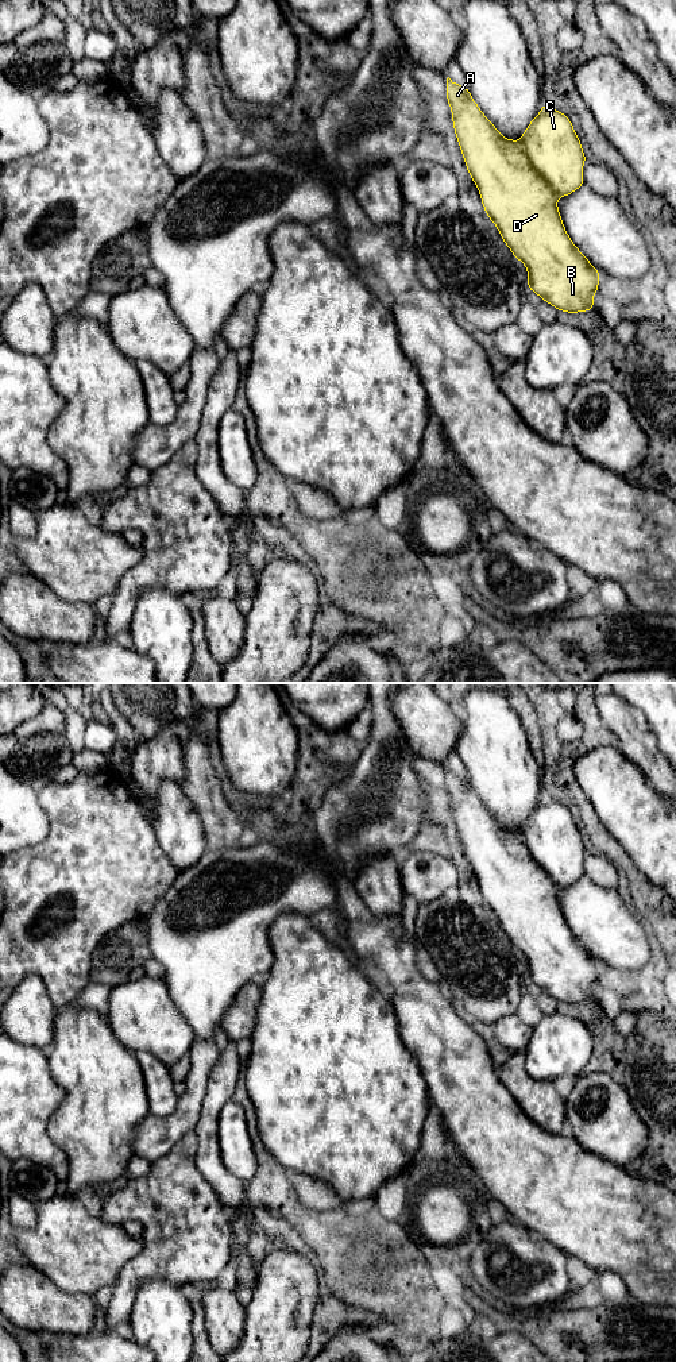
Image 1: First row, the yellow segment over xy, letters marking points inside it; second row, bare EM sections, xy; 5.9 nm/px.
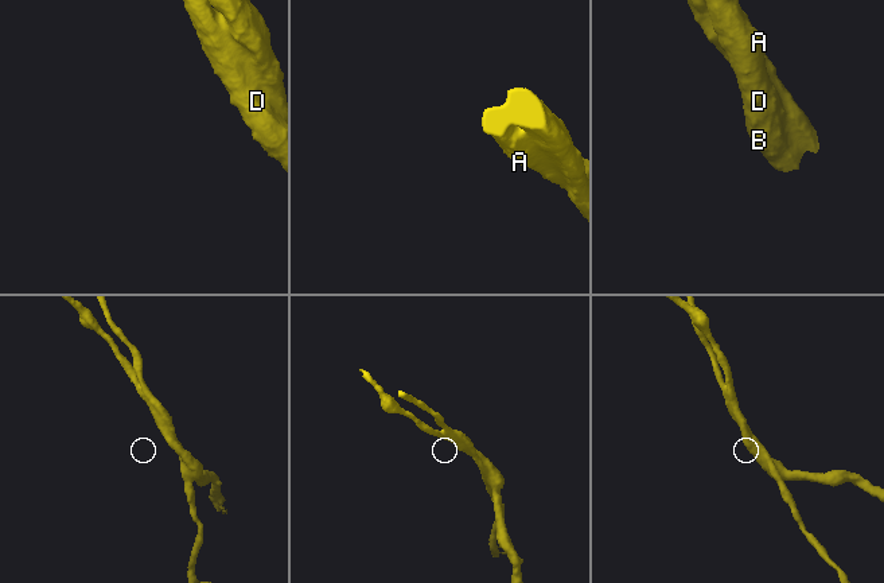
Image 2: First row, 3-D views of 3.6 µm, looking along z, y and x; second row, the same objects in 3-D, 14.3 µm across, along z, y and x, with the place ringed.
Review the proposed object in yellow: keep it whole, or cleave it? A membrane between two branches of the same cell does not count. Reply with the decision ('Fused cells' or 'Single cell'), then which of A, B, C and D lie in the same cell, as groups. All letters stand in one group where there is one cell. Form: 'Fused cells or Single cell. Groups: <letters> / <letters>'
Fused cells. Groups: A B D / C

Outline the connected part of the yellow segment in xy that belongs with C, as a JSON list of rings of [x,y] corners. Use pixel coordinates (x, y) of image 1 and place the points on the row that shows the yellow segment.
[[[542,103],[519,143],[530,163],[559,197],[569,196],[584,185],[587,157],[568,116]]]

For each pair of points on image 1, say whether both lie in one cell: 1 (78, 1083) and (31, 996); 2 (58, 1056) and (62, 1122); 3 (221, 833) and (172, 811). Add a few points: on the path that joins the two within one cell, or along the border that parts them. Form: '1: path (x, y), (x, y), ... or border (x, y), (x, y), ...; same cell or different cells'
1: path (73, 1061), (34, 1018); same cell
2: path (73, 1072), (73, 1106); same cell
3: border (186, 795), (200, 820), (208, 848); different cells

